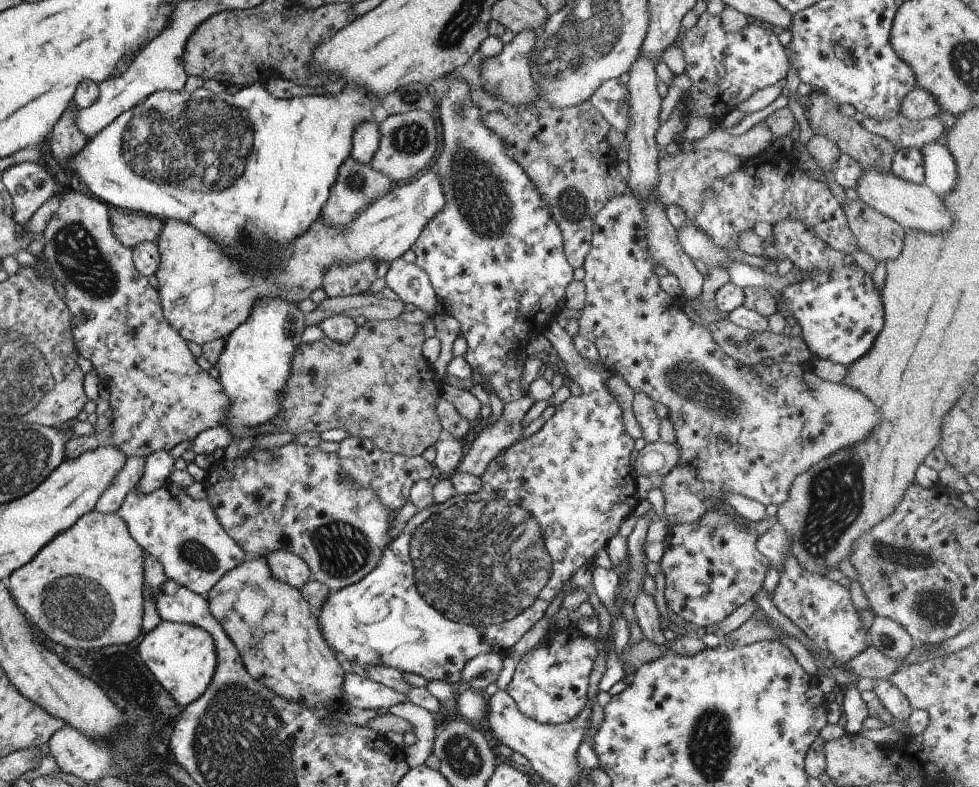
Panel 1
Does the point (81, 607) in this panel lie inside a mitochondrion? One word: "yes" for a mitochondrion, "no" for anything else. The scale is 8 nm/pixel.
yes

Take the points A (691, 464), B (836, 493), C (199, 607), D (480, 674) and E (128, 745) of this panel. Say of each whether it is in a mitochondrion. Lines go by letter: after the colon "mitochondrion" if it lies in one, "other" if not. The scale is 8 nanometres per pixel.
A: other
B: mitochondrion
C: other
D: mitochondrion
E: mitochondrion

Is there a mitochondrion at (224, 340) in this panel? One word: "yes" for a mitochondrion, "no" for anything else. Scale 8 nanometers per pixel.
no

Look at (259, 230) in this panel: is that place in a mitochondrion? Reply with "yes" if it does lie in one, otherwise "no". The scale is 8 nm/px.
yes

